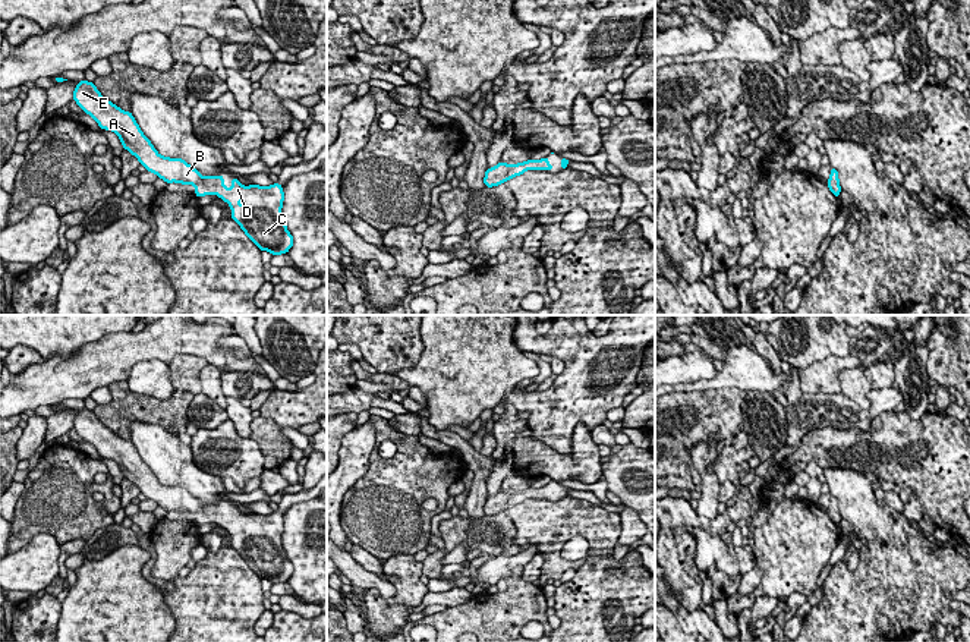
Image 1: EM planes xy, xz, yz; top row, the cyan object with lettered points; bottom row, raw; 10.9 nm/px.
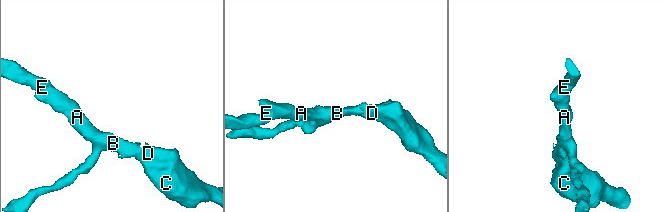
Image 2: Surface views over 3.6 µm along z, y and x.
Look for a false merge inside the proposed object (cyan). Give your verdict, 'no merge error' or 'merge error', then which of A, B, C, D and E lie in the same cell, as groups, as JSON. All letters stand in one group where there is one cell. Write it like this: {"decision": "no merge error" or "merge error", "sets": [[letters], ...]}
{"decision": "no merge error", "sets": [["A", "B", "C", "D", "E"]]}

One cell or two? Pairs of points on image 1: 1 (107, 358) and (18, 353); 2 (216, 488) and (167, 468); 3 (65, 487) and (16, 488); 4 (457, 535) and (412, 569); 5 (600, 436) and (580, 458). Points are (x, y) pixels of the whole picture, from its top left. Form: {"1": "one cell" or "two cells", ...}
{"1": "two cells", "2": "one cell", "3": "two cells", "4": "two cells", "5": "two cells"}

